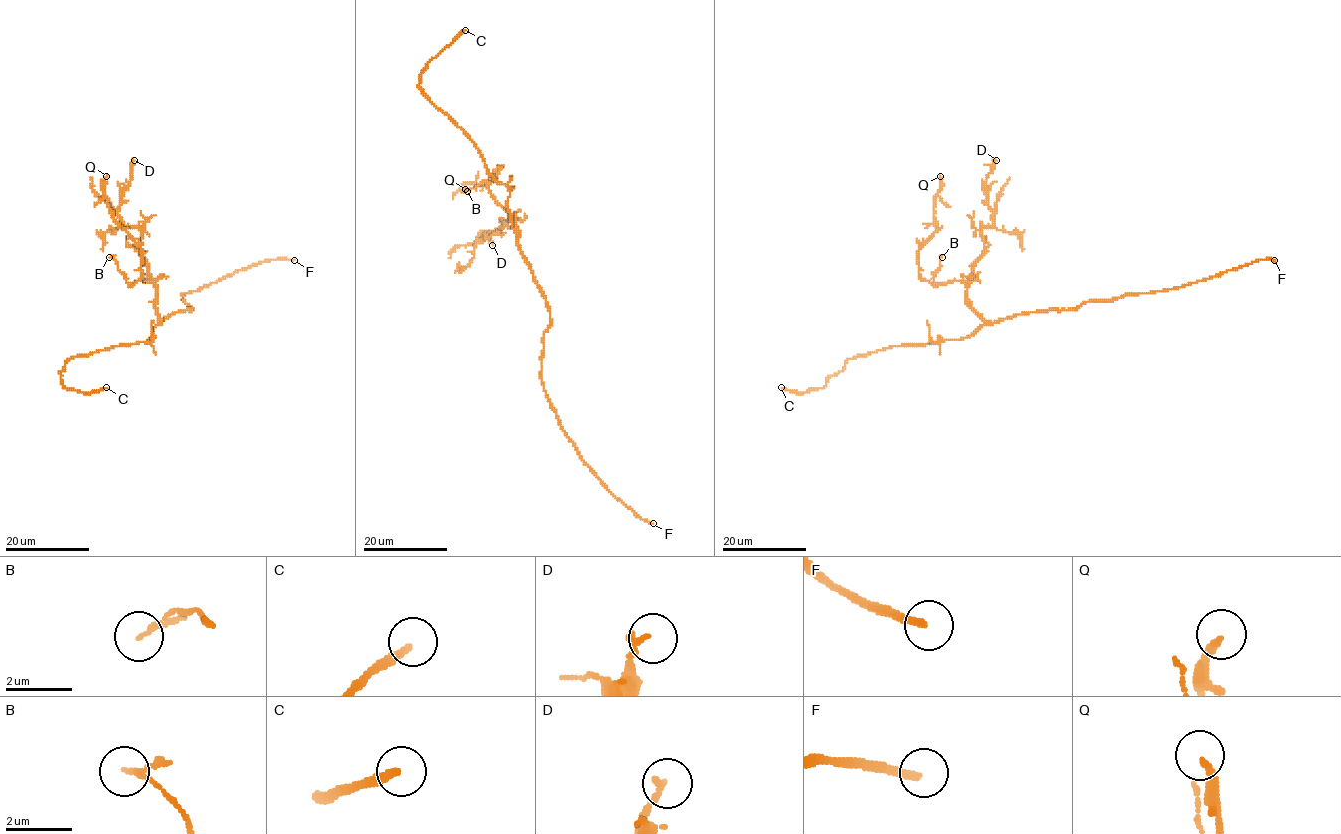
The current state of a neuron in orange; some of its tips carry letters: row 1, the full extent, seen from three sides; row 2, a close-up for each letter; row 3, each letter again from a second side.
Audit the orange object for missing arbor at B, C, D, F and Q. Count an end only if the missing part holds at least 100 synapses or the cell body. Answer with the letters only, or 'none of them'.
C, F

